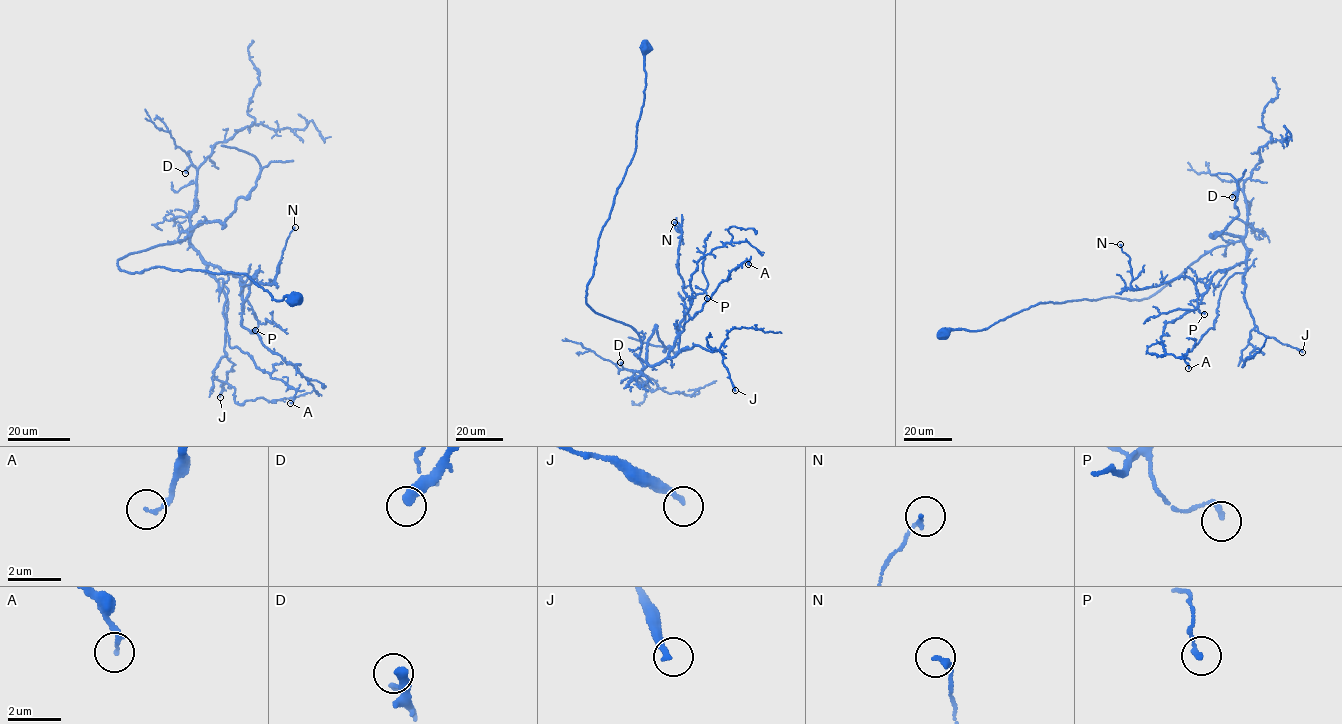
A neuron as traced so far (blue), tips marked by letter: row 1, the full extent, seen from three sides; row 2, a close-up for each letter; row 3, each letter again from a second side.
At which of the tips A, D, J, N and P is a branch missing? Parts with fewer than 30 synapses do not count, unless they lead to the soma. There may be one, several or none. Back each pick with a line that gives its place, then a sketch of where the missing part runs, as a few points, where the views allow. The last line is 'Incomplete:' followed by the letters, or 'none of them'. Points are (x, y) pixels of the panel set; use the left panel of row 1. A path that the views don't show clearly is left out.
Incomplete: none of them

